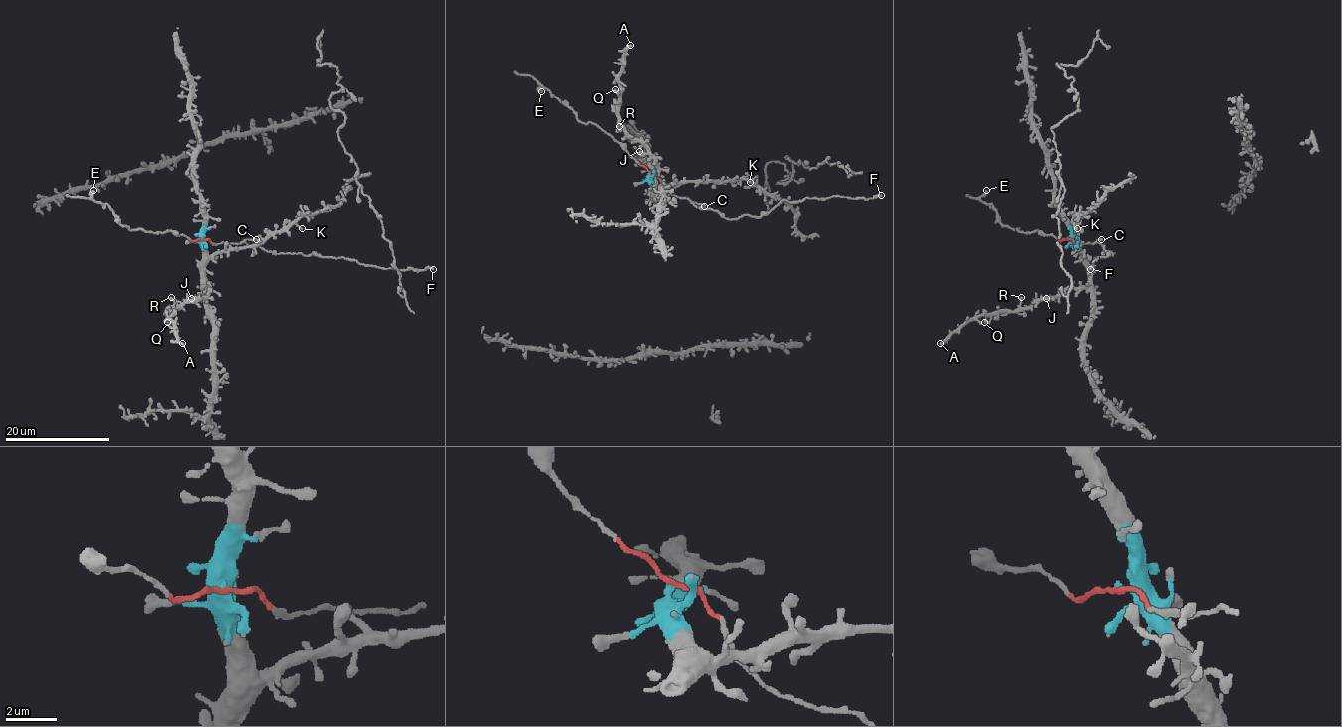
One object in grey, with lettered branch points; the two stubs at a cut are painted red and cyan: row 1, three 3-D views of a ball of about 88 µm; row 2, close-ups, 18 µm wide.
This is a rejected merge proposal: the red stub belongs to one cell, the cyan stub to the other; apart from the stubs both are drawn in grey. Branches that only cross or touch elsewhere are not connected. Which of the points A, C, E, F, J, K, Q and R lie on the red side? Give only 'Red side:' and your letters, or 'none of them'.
Red side: C, E, F

